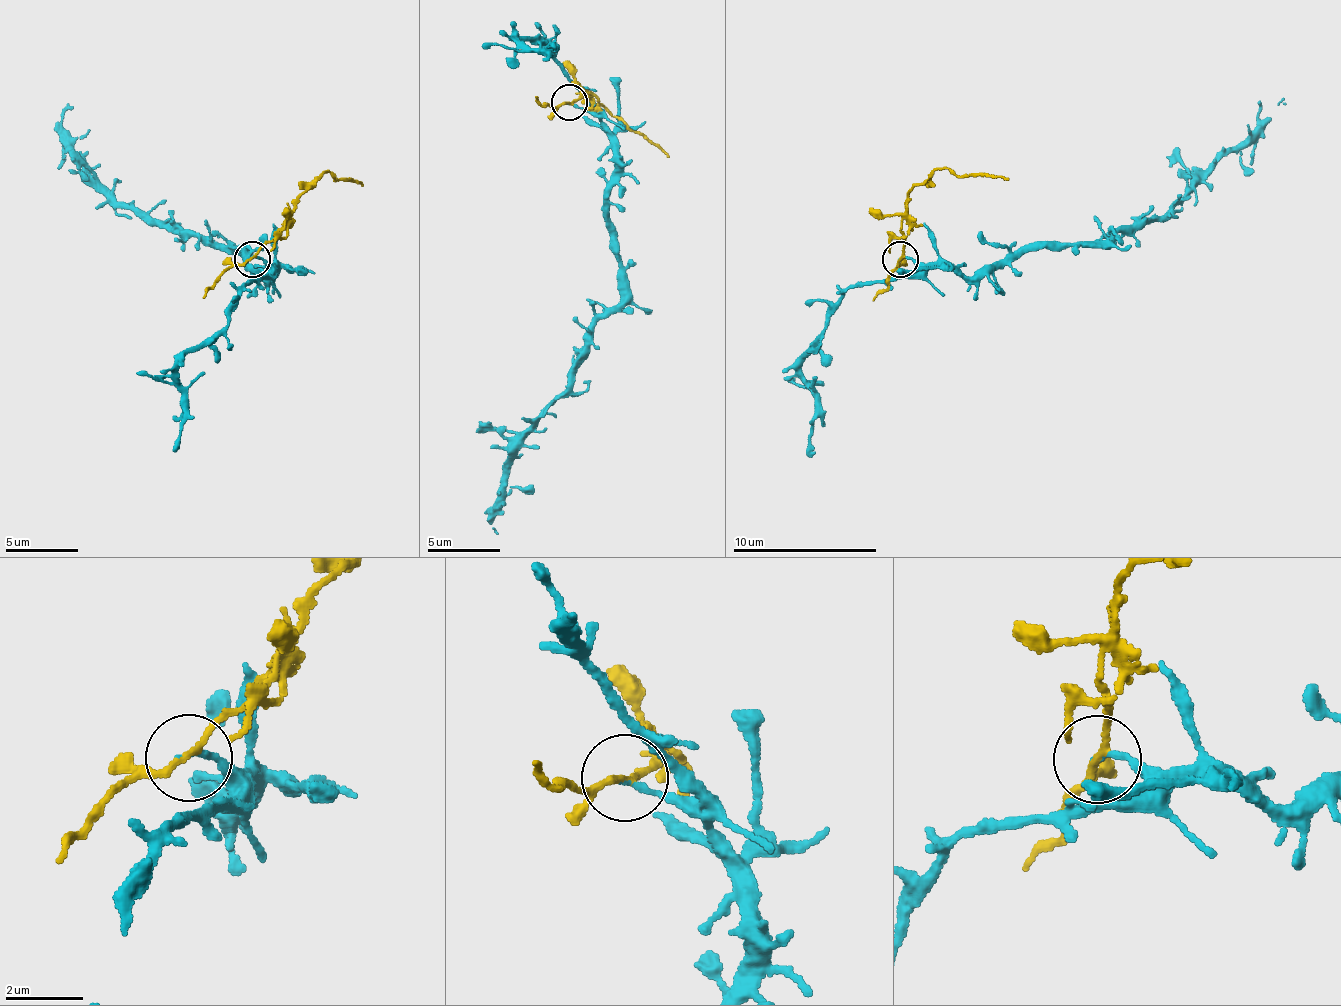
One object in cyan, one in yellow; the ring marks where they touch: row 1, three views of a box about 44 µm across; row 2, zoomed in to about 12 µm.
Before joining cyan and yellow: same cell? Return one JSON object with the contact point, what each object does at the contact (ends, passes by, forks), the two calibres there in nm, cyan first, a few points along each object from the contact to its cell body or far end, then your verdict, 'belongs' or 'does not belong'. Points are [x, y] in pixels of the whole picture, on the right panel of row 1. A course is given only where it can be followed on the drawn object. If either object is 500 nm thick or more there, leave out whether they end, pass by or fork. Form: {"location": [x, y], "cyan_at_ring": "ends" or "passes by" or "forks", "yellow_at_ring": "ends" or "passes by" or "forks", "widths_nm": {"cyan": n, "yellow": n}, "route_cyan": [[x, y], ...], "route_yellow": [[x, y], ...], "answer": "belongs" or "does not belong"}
{"location": [900, 259], "cyan_at_ring": "ends", "yellow_at_ring": "passes by", "widths_nm": {"cyan": 130, "yellow": 150}, "route_cyan": [[902, 258], [968, 276], [1037, 247], [1107, 241], [1117, 227], [1168, 218], [1256, 126], [1258, 108], [1284, 97]], "route_yellow": [[899, 258], [905, 243], [900, 232], [904, 206], [914, 188], [933, 173], [1008, 179]], "answer": "does not belong"}

